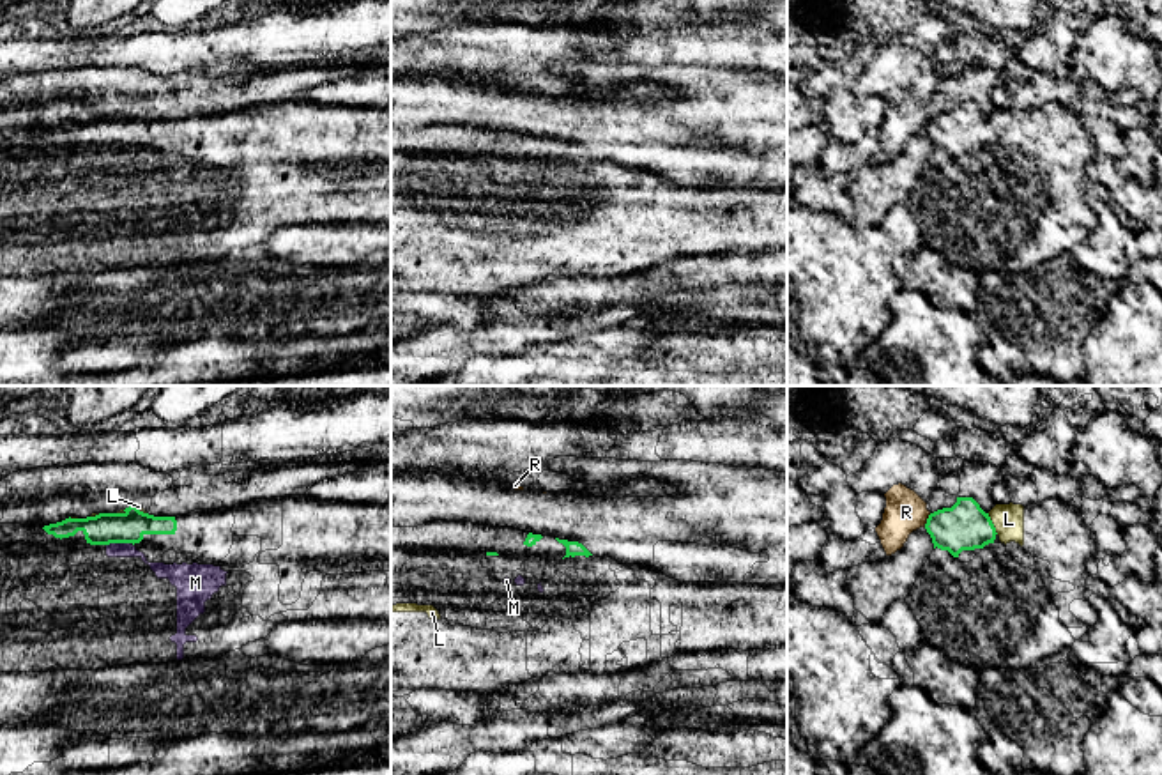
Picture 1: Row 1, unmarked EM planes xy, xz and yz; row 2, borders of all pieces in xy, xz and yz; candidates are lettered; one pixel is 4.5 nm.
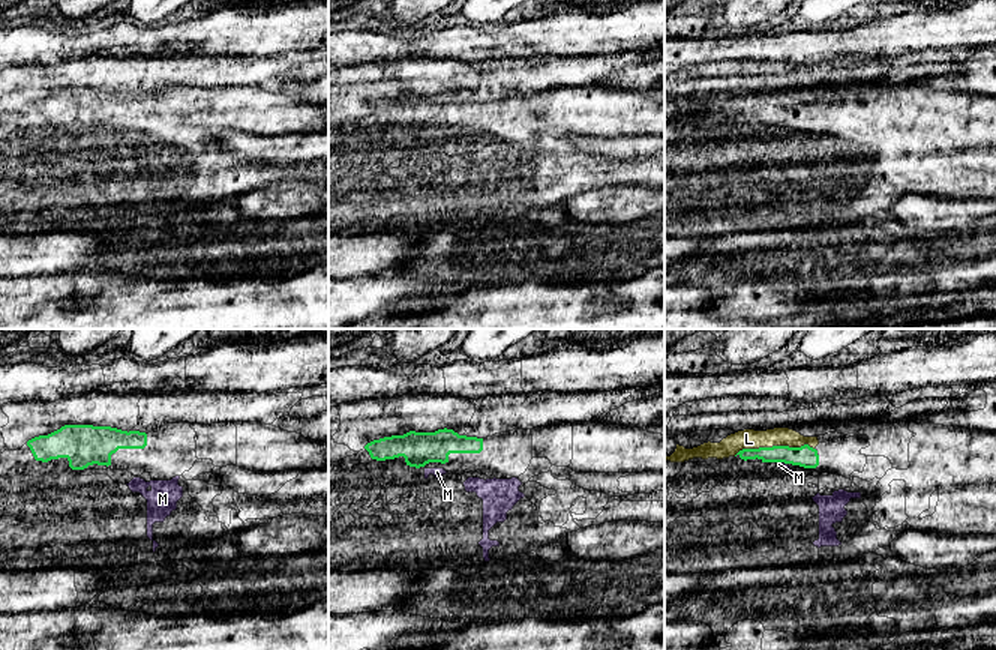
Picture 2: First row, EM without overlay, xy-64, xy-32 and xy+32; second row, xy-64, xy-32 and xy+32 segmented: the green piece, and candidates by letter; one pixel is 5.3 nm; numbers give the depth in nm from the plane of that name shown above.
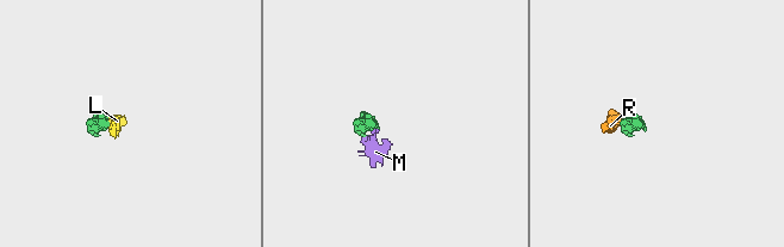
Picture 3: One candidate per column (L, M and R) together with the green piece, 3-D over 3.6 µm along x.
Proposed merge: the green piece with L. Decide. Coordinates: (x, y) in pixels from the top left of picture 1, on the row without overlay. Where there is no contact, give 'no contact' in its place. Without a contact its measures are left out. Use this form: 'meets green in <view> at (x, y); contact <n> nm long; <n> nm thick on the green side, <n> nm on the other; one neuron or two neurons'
meets green in yz at (993, 128); contact 110 nm long; 220 nm thick on the green side, 140 nm on the other; one neuron

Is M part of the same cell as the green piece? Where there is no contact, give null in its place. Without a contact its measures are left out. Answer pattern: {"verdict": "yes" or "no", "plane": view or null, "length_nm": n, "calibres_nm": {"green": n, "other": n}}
{"verdict": "yes", "plane": "xy", "length_nm": 130, "calibres_nm": {"green": 140, "other": 70}}

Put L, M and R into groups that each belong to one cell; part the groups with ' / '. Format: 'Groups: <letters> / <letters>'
Groups: L M / R

